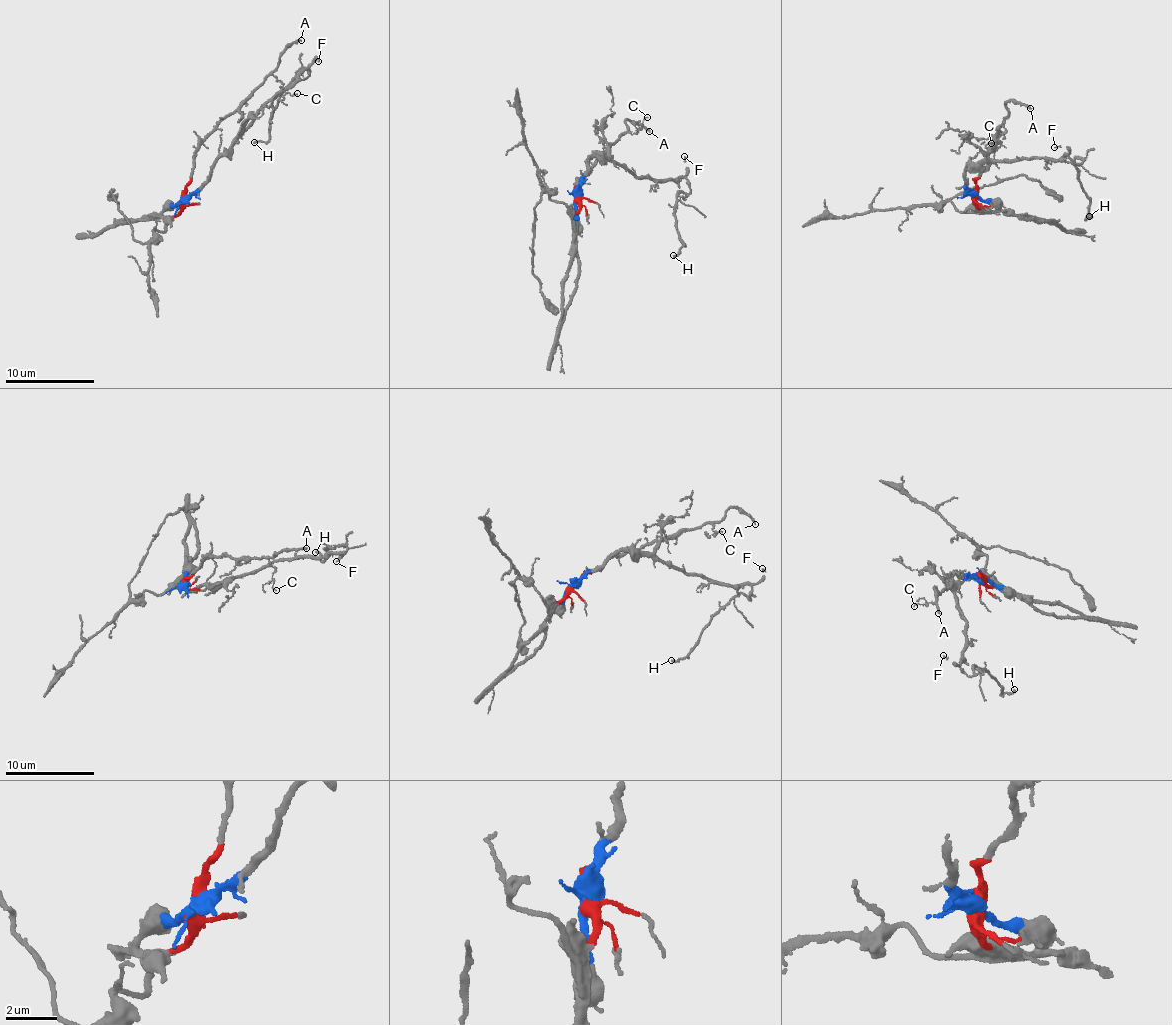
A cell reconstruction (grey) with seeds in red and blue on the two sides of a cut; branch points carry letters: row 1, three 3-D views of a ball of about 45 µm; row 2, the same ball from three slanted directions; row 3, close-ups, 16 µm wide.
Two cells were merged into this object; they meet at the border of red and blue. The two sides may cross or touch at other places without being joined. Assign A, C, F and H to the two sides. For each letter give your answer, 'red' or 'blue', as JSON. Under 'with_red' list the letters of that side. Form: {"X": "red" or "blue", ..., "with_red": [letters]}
{"A": "red", "C": "red", "F": "blue", "H": "blue", "with_red": ["A", "C"]}

